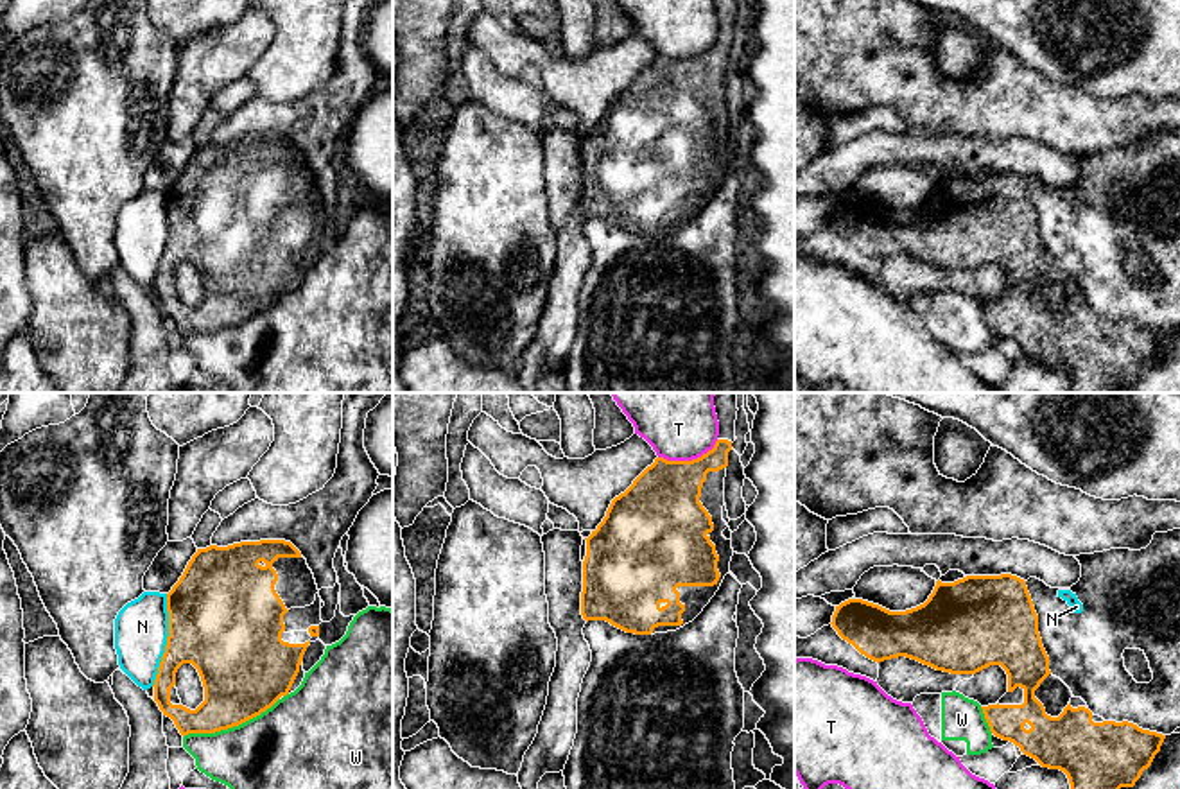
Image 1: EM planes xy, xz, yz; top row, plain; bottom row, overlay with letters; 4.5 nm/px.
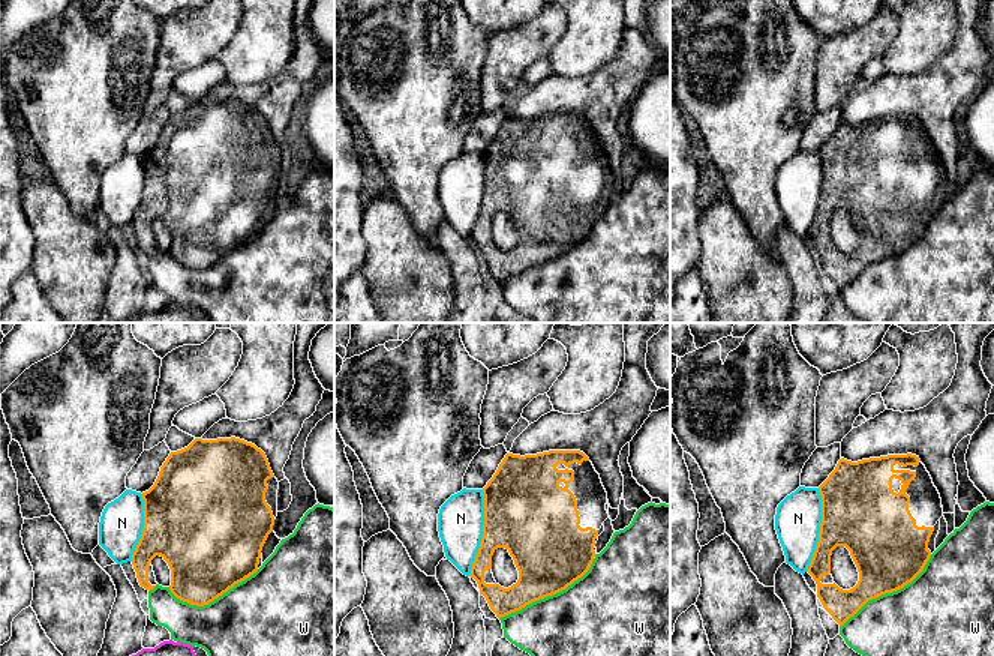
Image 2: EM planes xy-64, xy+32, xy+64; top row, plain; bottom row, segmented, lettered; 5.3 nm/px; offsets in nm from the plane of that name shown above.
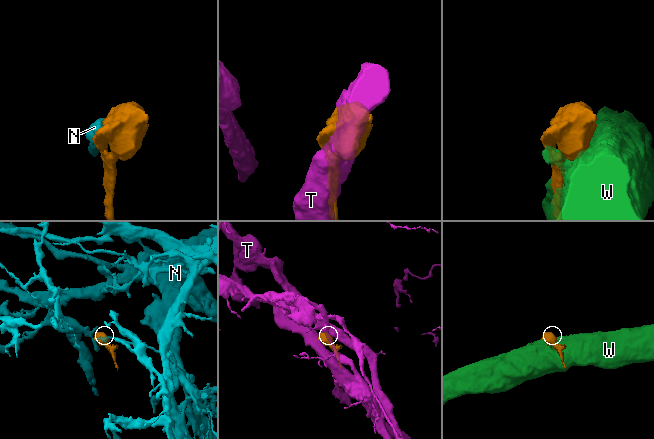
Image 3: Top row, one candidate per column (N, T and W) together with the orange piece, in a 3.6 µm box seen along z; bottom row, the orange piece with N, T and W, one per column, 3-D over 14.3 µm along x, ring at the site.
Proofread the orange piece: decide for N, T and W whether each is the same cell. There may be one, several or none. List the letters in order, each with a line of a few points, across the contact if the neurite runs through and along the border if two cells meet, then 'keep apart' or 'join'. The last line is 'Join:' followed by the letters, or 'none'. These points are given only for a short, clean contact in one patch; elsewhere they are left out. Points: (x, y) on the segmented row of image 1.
N: keep apart
T: keep apart
W: keep apart
Join: none

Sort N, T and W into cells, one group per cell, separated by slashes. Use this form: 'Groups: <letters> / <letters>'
Groups: N / T / W

